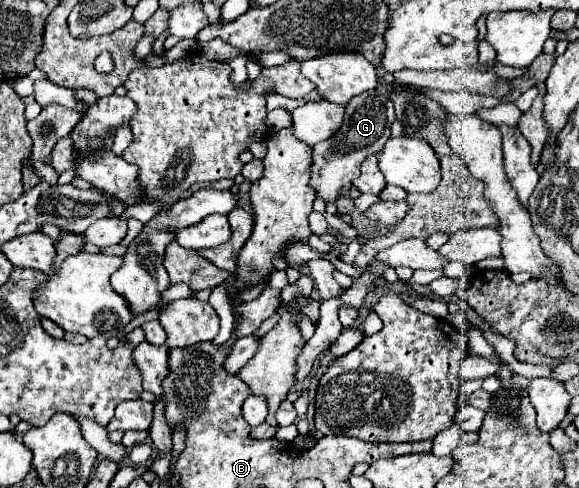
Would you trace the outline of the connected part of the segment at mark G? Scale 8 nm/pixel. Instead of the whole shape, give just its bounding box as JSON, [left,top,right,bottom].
[310,83,394,203]

